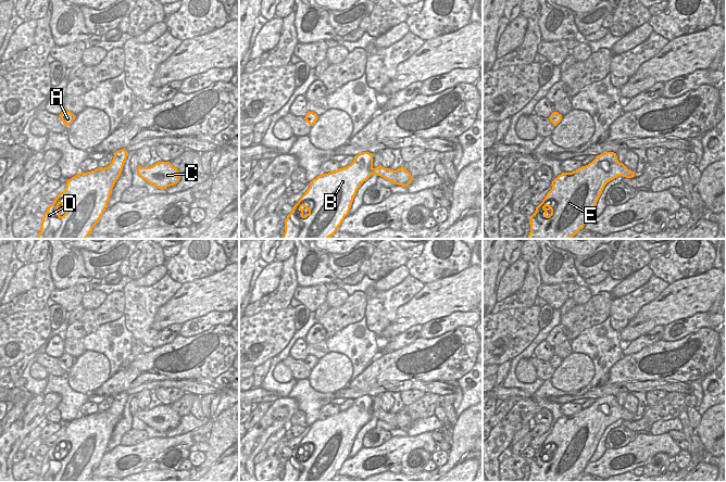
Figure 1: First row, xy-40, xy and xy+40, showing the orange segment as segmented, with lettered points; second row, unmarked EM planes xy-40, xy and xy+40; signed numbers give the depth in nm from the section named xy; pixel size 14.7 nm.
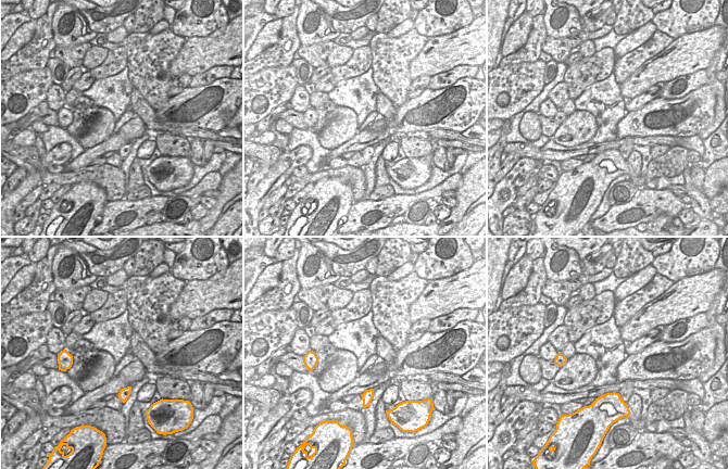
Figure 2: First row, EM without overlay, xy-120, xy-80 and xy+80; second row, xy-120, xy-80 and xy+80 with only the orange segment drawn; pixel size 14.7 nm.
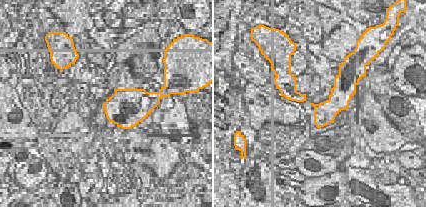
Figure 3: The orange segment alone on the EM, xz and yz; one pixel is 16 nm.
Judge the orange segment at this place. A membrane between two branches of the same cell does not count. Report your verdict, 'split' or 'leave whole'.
leave whole

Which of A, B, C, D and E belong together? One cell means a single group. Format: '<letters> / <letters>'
A B C D E

